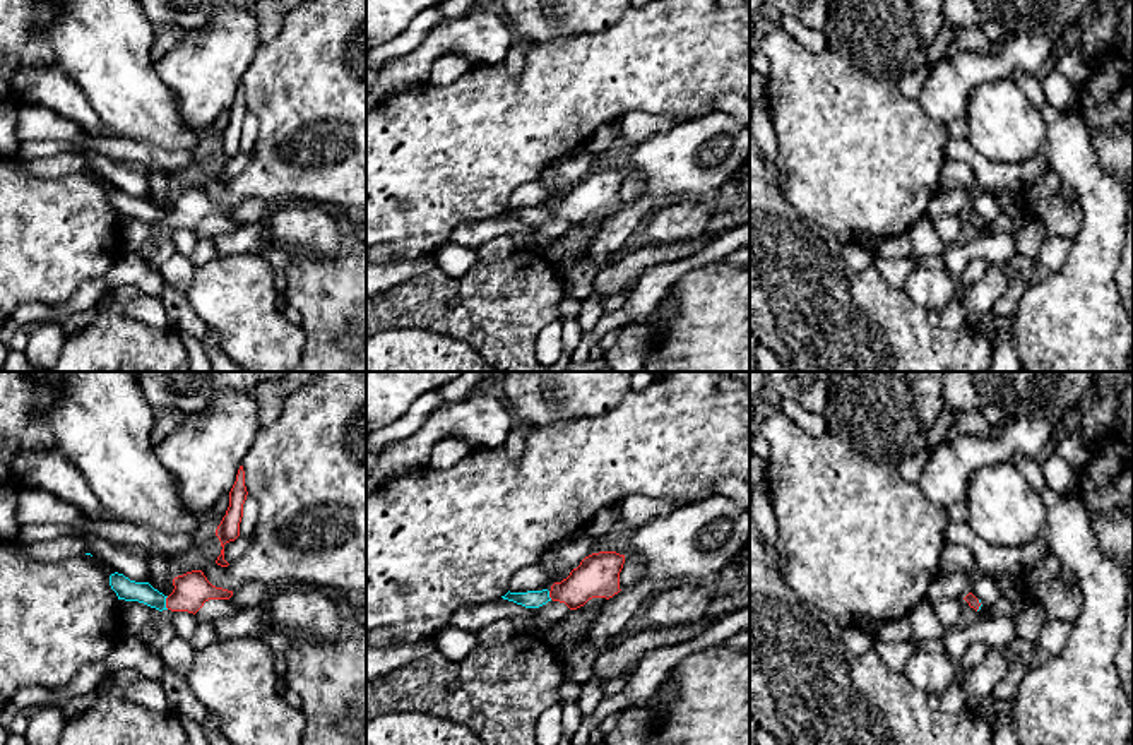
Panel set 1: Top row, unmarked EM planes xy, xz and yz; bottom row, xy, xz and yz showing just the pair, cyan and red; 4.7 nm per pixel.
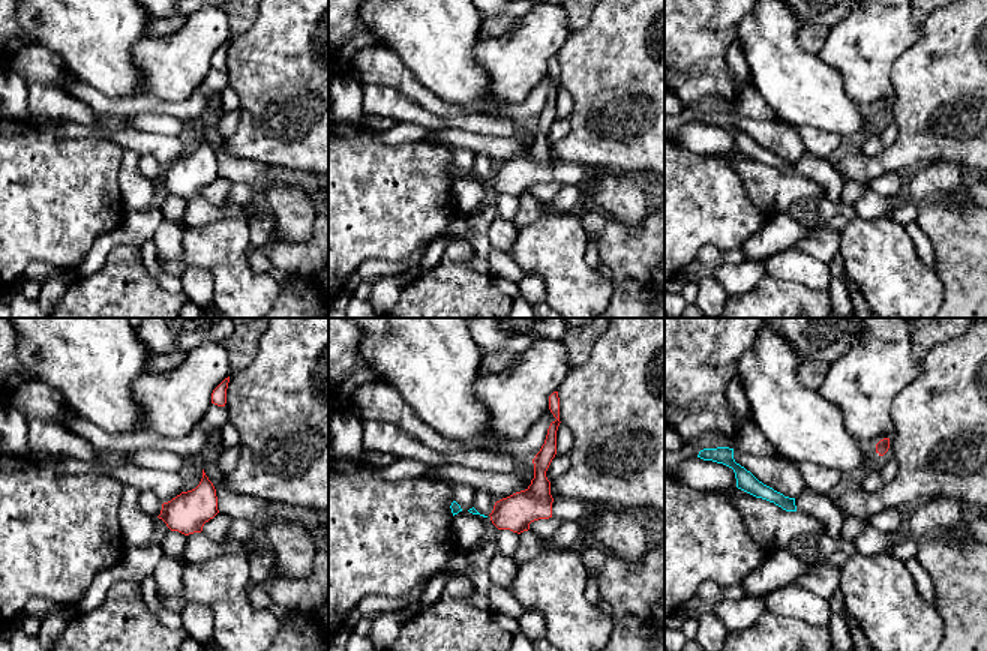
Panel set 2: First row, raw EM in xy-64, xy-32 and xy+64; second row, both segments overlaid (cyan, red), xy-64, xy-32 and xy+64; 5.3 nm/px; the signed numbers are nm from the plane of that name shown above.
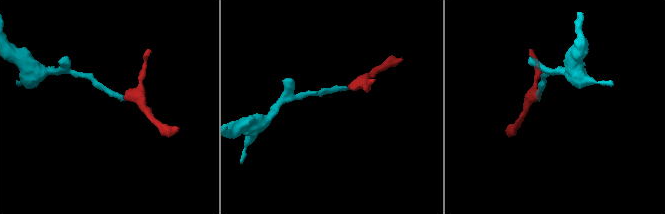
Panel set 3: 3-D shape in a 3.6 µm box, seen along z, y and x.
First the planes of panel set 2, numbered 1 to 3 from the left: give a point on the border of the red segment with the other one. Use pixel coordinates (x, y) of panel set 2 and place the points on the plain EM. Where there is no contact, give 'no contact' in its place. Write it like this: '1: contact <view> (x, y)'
1: no contact
2: no contact
3: no contact

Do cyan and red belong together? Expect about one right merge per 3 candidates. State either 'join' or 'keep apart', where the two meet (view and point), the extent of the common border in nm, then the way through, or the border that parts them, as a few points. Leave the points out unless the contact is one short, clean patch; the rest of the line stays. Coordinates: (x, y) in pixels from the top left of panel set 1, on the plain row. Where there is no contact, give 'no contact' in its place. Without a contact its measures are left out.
join | xy (165, 220) | 60 nm | across xy (127, 206), (142, 208), (165, 220), (182, 216), (192, 206)

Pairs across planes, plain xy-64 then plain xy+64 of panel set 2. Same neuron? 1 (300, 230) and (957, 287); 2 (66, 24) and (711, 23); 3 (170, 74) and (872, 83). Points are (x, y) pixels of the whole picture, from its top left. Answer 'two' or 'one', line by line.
1: two
2: two
3: one

